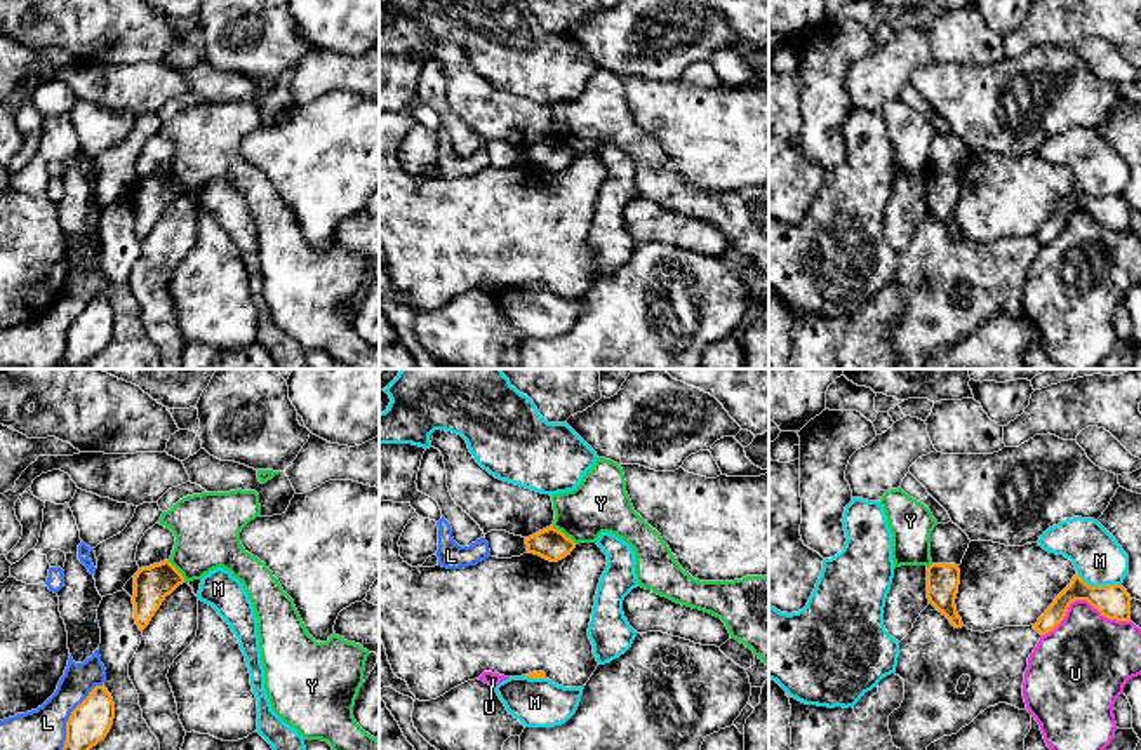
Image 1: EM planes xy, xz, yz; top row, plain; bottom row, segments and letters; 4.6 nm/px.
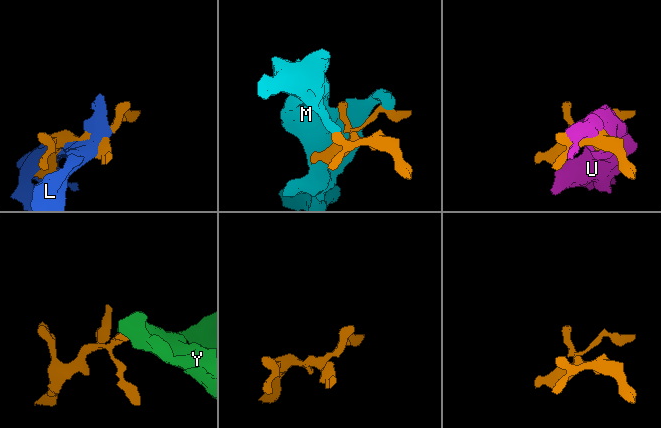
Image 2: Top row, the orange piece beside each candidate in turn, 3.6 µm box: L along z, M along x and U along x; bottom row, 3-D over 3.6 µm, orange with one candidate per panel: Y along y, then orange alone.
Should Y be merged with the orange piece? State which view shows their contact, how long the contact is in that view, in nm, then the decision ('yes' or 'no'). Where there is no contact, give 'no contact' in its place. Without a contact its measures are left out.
meets orange in xz; contact 150 nm long; no

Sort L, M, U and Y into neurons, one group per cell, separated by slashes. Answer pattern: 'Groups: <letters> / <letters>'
Groups: L / M / U / Y

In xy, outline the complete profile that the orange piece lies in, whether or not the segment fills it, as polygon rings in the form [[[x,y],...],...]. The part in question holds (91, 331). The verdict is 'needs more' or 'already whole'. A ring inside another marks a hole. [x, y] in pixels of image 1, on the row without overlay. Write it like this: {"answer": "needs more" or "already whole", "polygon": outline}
{"answer": "already whole", "polygon": [[[96,296],[71,322],[61,369],[80,369],[106,348],[113,336],[115,313],[104,296]]]}

